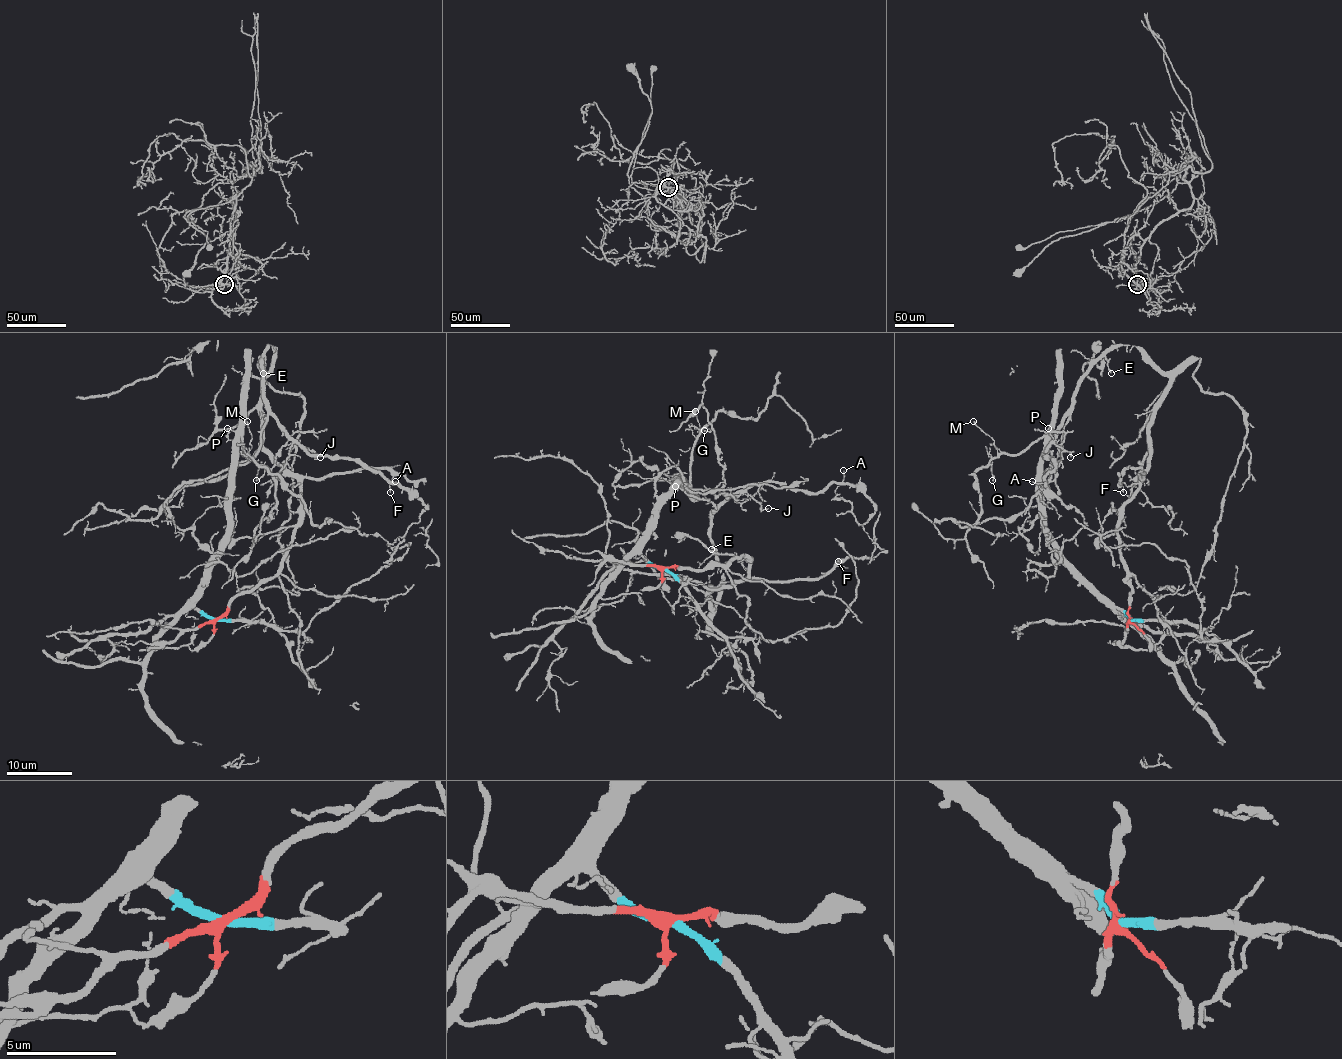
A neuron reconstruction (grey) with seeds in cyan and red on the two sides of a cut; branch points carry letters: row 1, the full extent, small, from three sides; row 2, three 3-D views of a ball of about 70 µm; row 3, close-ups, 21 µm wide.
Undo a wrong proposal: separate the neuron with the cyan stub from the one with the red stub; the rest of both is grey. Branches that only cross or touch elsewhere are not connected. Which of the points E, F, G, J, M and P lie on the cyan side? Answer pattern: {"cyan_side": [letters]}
{"cyan_side": ["G", "M", "P"]}

